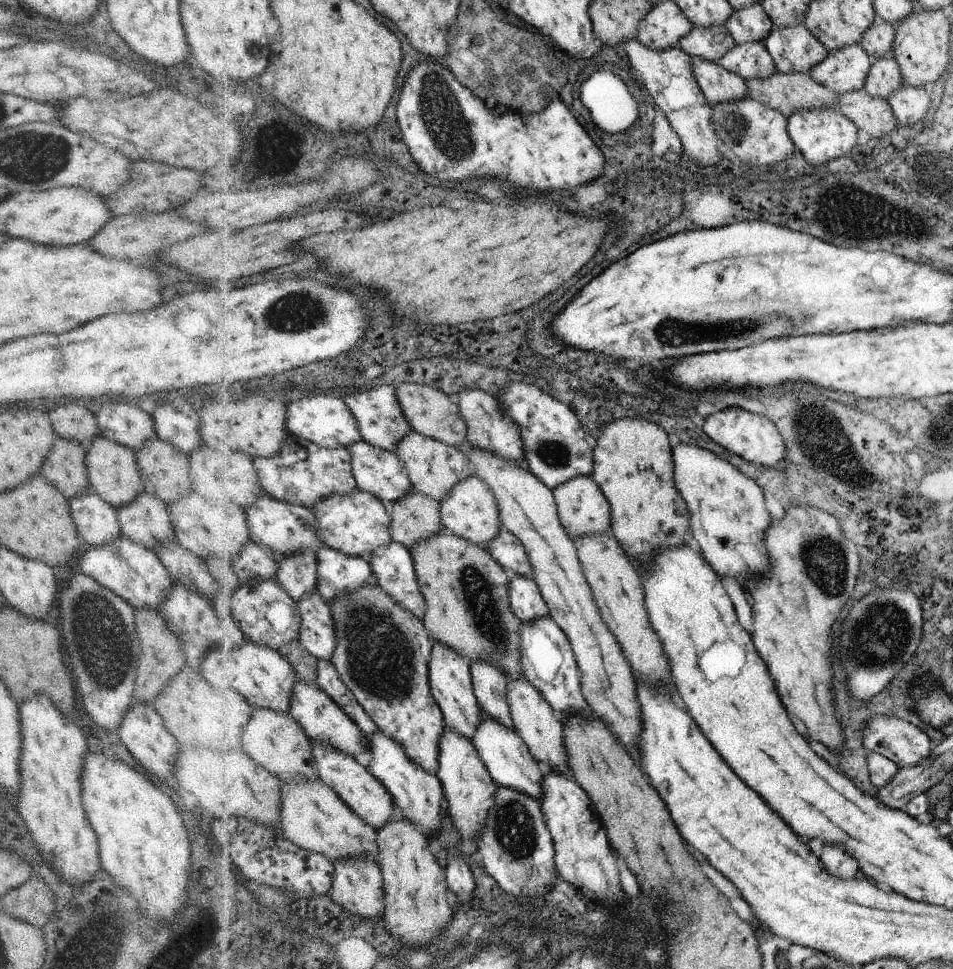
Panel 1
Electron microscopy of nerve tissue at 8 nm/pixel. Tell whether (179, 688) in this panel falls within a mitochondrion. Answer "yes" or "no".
no

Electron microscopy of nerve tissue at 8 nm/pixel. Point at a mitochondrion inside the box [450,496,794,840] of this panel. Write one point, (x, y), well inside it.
(478, 591)

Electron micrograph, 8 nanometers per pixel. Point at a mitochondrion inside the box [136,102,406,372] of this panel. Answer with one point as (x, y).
(317, 309)

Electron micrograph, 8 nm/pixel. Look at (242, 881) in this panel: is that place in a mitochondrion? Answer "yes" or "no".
no

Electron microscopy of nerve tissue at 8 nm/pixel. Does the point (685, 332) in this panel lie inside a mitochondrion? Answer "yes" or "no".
yes

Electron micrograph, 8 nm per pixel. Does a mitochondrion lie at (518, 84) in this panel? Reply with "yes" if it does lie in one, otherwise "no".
yes

